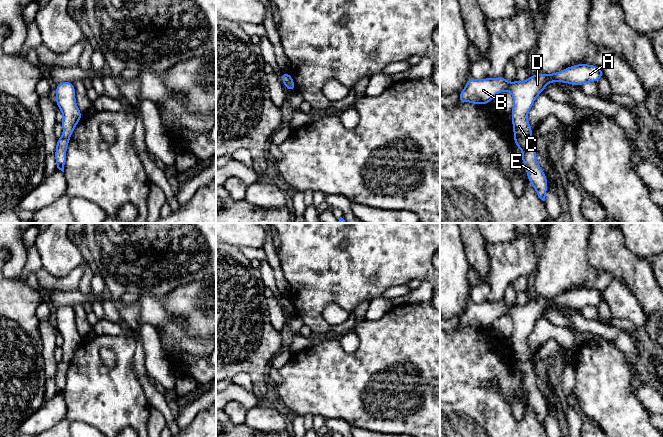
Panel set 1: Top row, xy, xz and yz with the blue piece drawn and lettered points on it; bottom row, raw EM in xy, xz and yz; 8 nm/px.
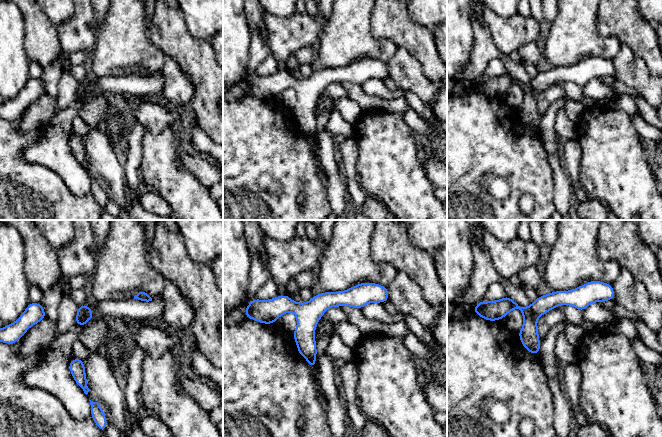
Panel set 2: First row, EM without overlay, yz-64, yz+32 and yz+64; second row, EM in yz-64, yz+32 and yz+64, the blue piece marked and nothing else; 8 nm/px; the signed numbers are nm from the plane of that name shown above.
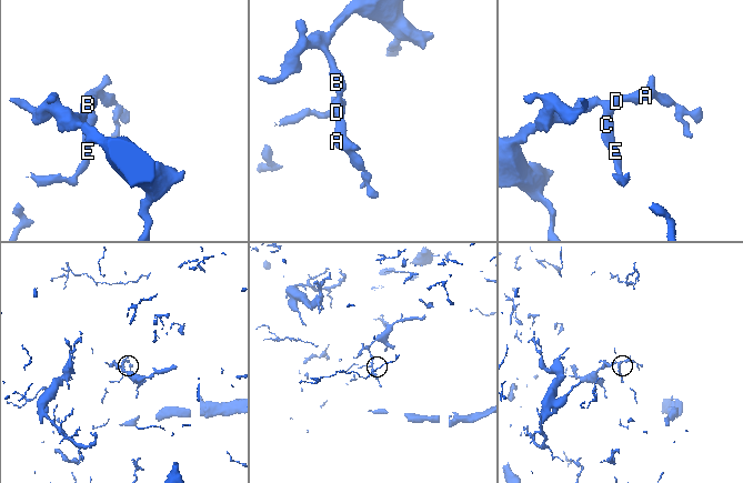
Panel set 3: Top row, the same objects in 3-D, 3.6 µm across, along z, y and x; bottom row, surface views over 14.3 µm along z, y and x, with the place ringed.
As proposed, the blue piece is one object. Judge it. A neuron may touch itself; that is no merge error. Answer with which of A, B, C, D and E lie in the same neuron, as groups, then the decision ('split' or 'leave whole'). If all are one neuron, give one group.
groups A B C D / E; split

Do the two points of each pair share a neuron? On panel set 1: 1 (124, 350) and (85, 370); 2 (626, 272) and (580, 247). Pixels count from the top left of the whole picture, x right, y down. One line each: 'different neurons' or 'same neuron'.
1: same neuron
2: different neurons

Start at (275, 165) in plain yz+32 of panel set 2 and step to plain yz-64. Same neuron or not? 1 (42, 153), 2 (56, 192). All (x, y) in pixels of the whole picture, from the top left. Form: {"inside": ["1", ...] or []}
{"inside": ["2"]}

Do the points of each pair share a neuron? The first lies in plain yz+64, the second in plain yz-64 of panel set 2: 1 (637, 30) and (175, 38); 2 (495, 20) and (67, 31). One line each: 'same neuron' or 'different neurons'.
1: same neuron
2: same neuron

